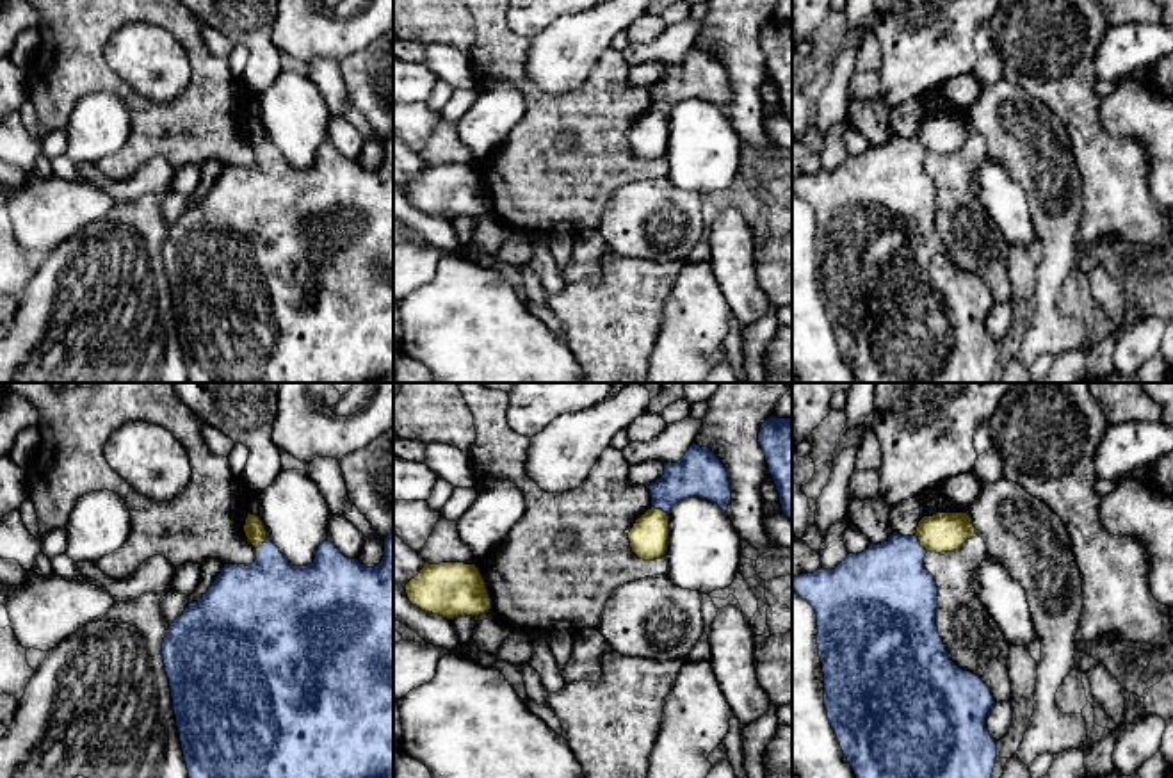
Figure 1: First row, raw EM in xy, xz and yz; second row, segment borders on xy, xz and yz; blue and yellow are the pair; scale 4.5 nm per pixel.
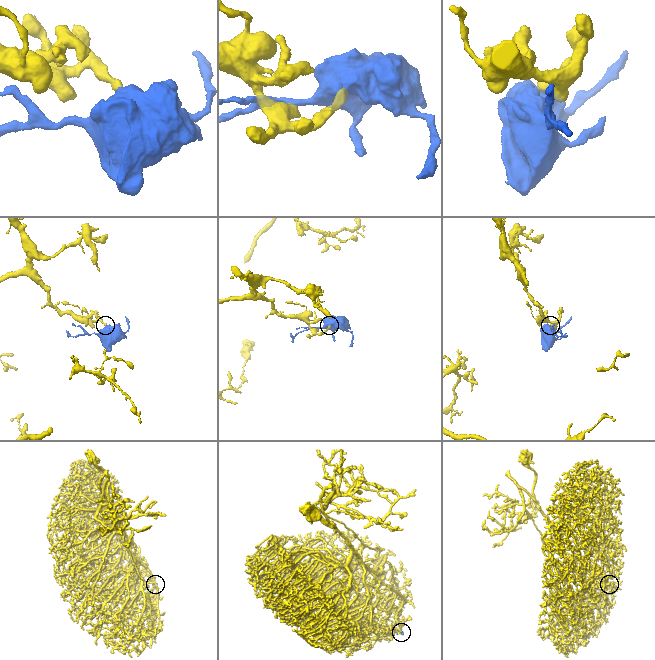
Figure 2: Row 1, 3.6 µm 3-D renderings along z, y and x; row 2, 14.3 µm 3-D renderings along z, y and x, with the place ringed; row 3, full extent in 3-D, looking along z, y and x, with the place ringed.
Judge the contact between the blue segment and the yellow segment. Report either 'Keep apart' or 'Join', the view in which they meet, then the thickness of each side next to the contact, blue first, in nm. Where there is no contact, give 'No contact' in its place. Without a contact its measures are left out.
Keep apart. Touches blue in yz. Thickness 400 nm (blue) against 180 nm

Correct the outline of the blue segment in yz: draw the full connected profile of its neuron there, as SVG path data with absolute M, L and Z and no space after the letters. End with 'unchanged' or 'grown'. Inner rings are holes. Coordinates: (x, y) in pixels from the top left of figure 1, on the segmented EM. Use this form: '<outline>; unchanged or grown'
M894 532L885 543L874 545L862 554L849 554L835 570L817 570L792 579L796 593L806 600L817 614L817 644L824 673L824 707L840 748L851 764L856 778L991 778L997 760L997 741L986 728L986 717L995 700L990 687L974 673L958 668L947 655L936 627L938 586L926 570L927 550L917 536Z; unchanged

